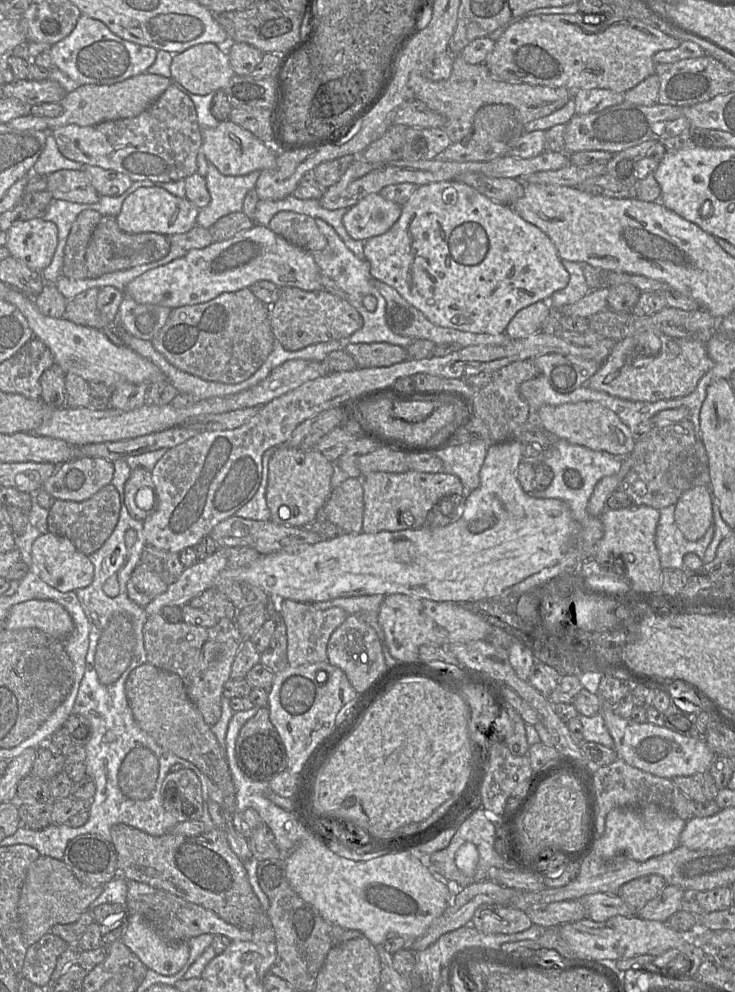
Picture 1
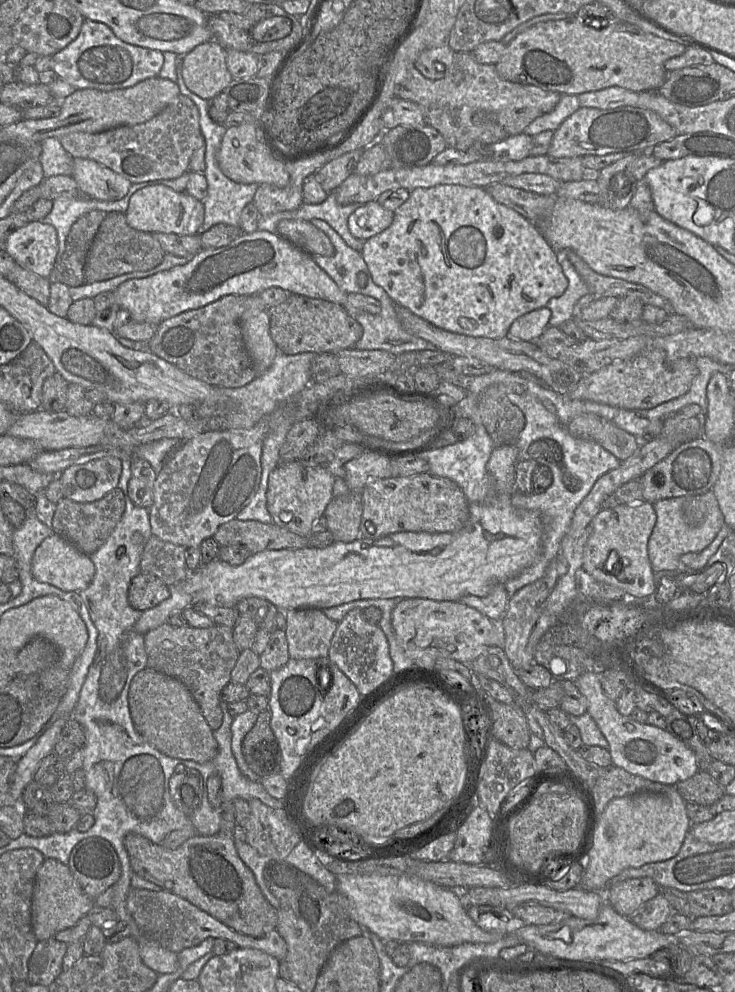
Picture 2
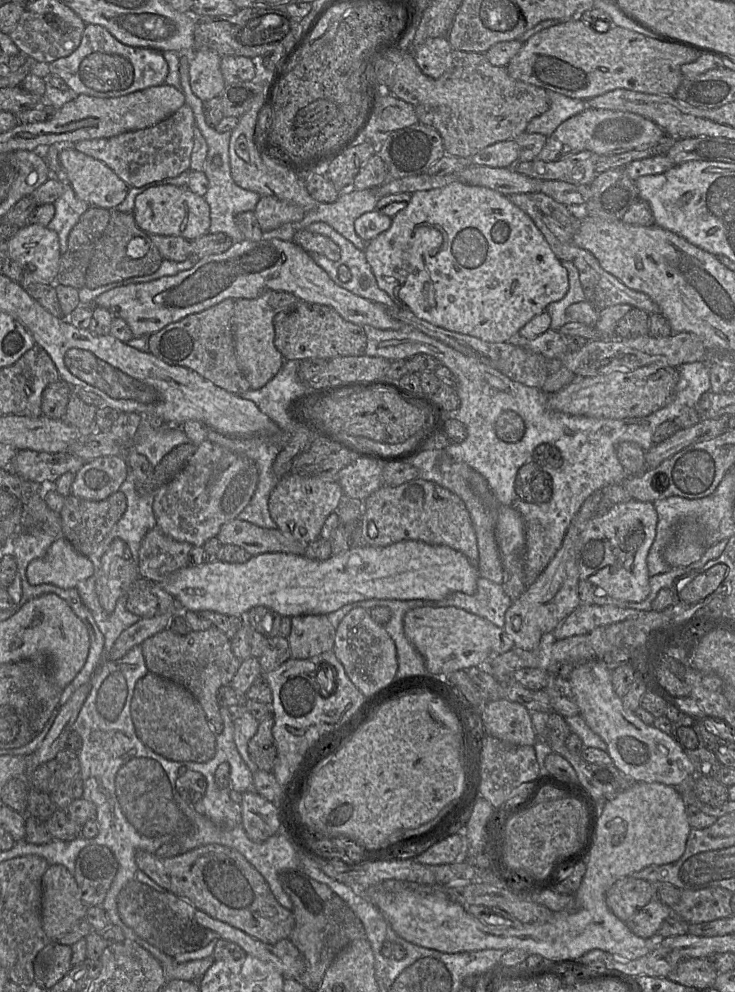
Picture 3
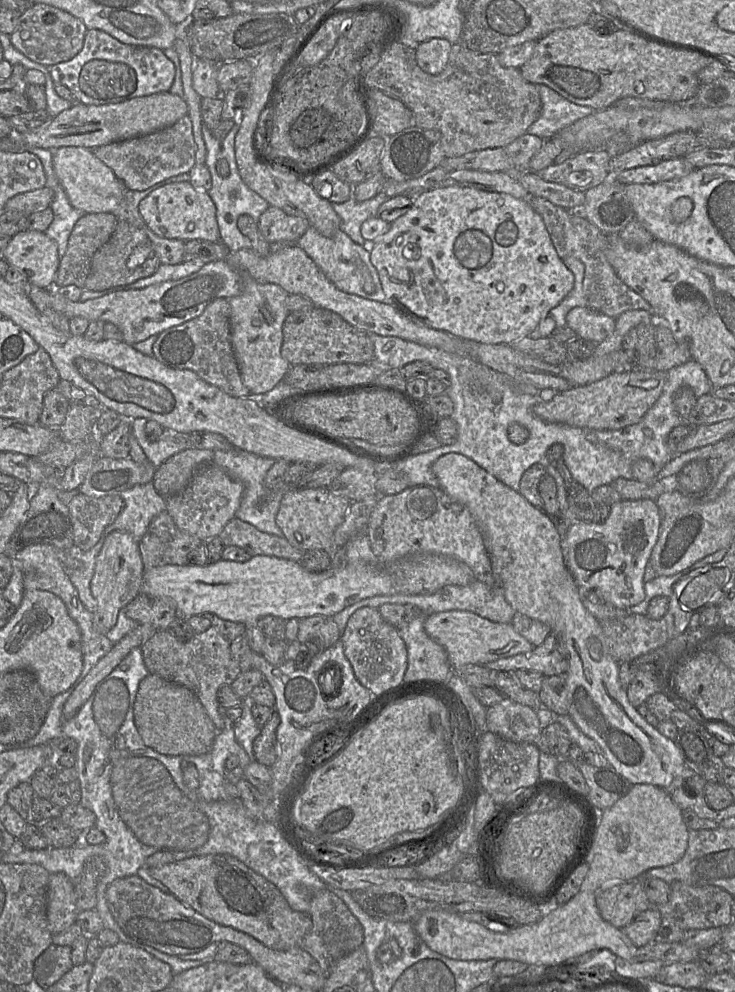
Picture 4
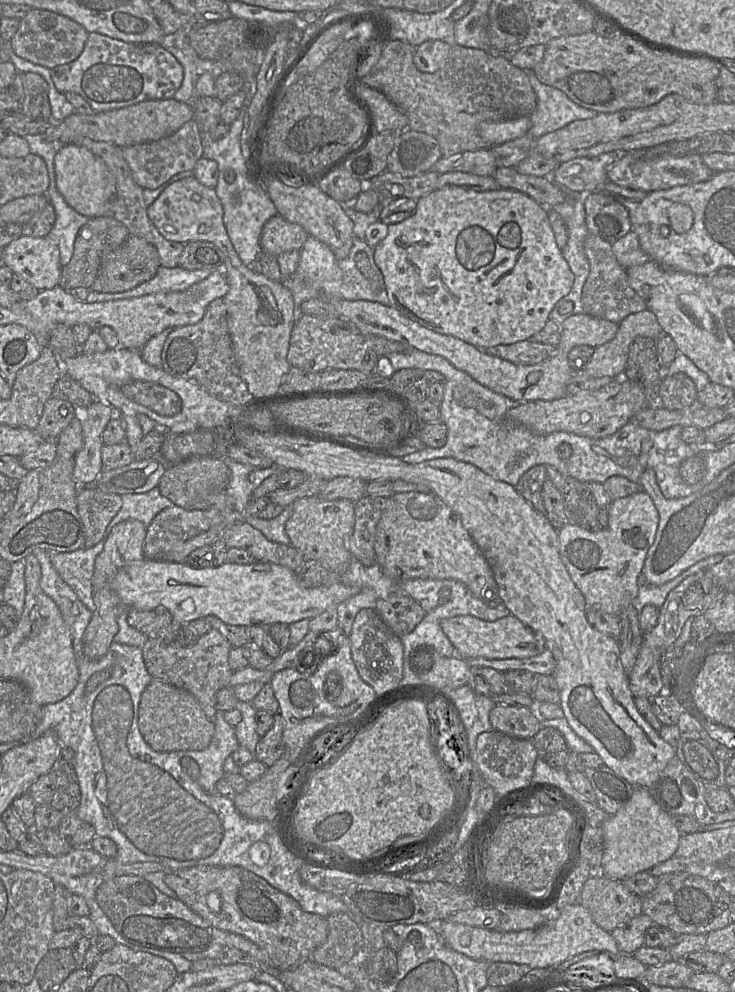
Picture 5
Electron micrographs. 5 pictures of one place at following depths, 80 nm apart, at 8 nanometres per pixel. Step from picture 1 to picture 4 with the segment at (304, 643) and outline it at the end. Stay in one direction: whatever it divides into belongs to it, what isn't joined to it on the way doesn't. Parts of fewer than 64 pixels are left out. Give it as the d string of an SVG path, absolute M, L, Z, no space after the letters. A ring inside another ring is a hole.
M317 615L299 620L297 641L312 642L319 651L333 646L340 640L341 631L332 616Z

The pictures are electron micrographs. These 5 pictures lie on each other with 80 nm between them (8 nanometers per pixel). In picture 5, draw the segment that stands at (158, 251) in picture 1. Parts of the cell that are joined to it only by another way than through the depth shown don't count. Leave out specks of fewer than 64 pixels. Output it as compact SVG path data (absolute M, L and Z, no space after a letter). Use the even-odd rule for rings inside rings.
M129 235L102 260L89 291L118 293L152 279L160 267L156 248L143 238Z

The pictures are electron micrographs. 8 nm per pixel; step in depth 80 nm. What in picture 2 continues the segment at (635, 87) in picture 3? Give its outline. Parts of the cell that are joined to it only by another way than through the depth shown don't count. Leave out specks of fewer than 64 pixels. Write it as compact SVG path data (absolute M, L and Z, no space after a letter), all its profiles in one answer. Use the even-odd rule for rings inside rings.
M578 14L565 19L540 22L519 33L505 48L495 64L499 76L515 83L528 84L560 94L579 95L584 92L618 86L636 92L656 92L666 77L665 62L683 54L686 46L681 42L667 40L639 27L614 20L604 28L585 25Z

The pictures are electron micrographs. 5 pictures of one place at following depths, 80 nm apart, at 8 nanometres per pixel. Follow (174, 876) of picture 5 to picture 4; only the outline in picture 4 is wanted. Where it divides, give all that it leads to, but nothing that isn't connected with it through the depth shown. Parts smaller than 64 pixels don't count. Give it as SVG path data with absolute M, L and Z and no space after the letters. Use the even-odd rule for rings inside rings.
M231 855L192 856L160 867L149 868L148 871L150 876L166 886L173 896L207 919L249 934L271 949L285 951L299 946L302 938L312 927L312 919L308 913L292 910L274 884Z

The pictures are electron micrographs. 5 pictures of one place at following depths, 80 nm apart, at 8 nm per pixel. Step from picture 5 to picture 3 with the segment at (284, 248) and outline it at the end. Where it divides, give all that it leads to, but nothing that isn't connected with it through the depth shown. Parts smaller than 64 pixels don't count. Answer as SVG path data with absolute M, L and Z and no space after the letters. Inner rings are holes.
M261 196L254 213L263 232L279 228L285 223L299 222L305 210L274 196Z

